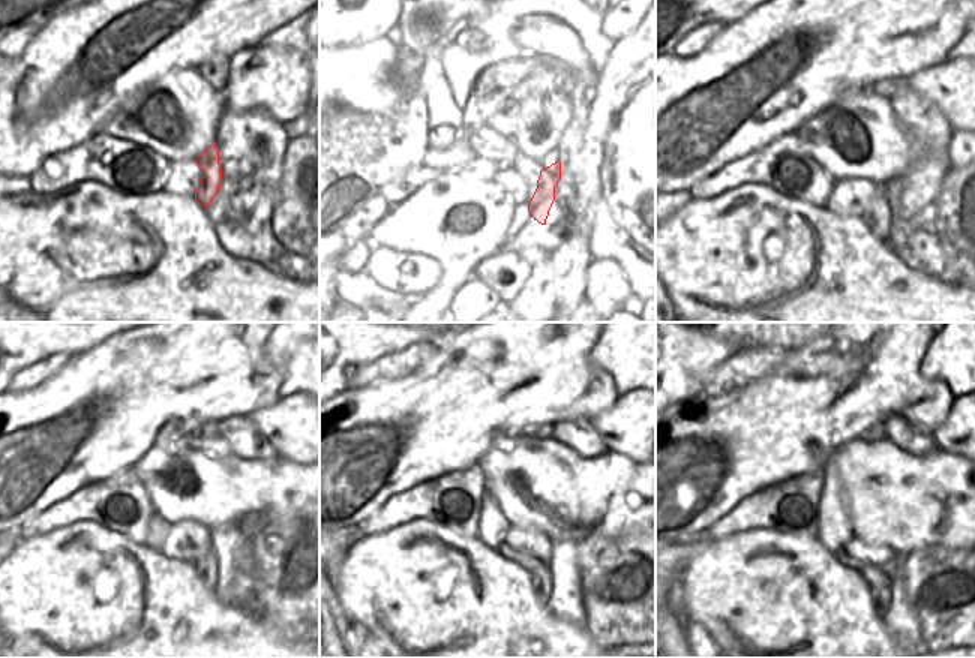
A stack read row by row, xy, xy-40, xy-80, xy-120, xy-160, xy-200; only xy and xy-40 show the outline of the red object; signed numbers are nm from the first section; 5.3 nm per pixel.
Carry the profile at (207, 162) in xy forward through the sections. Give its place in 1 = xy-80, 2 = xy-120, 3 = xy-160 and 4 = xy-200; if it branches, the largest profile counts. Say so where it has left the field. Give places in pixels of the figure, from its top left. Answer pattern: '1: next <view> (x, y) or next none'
1: next xy-80 (878, 218)
2: next xy-120 (206, 568)
3: next xy-160 (542, 580)
4: next xy-200 (881, 595)

